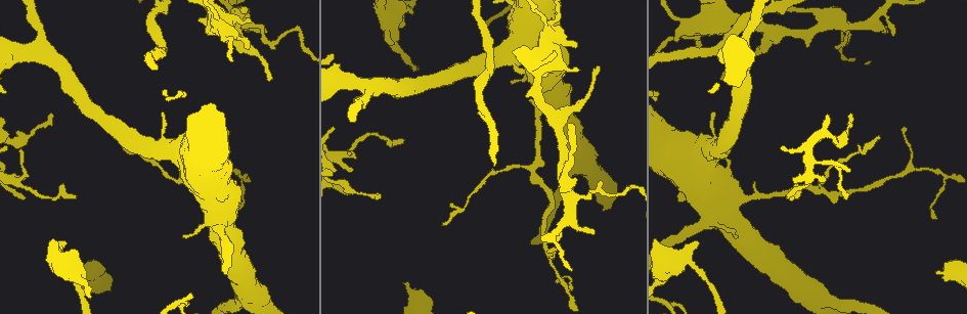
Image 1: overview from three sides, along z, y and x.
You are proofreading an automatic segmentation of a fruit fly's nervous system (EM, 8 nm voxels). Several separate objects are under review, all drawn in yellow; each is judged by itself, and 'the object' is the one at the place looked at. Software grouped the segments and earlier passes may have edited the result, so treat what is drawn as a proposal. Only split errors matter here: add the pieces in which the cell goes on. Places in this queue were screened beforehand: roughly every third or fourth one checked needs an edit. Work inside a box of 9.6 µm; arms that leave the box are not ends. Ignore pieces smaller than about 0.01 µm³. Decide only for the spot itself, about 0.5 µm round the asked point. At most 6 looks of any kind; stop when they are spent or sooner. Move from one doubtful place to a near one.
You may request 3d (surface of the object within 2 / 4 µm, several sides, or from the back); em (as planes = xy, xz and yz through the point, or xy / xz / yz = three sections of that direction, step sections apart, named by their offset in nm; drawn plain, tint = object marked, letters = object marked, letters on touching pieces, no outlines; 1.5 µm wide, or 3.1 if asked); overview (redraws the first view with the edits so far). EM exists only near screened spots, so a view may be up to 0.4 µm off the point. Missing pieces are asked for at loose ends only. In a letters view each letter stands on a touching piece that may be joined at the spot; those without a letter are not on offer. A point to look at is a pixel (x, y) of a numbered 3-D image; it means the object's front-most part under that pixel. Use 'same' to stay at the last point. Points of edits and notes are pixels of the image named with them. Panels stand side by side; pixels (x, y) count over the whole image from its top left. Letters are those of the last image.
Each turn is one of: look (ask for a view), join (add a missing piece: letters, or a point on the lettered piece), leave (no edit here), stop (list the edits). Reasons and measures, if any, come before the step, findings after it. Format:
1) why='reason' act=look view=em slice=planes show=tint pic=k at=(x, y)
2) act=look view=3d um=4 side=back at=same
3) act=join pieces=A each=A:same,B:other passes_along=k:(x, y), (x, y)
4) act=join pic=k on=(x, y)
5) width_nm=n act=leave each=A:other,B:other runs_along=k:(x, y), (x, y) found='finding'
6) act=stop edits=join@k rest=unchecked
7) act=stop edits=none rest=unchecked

why='free end' act=look view=em slice=planes show=letters pic=1 at=(269, 81)

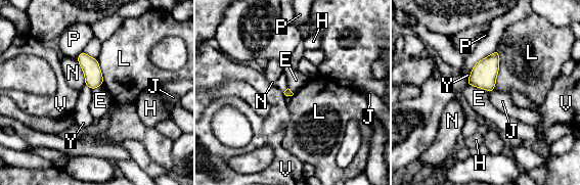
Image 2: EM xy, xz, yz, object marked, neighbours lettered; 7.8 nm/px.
longest_contact=L:320nm act=leave each=E:other,H:other,J:other,L:other,N:other,P:other,V:other,Y:other found='no lettered piece goes on from it'

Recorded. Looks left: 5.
why='thin end' act=look view=em slice=planes show=letters pic=1 at=(555, 282)

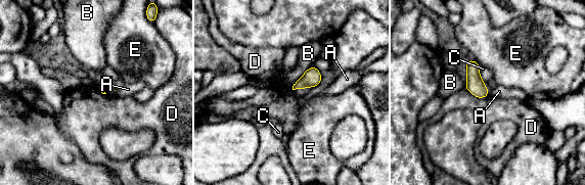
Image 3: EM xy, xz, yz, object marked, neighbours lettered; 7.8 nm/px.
act=leave each=A:other,B:other,C:other,D:other,E:other border=3:(464, 88), (478, 97), (487, 96) found='no lettered piece goes on from it'

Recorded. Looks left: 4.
why='free end' act=look view=3d um=2 pic=1 at=(25, 179)

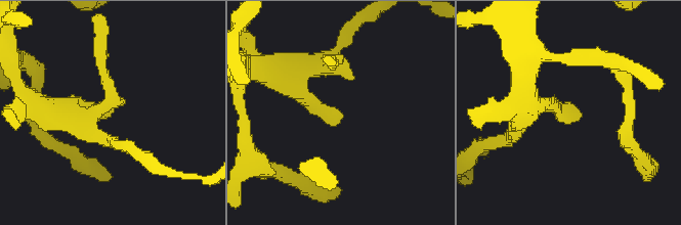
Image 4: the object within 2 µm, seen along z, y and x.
act=look view=em slice=planes show=letters pic=4 at=(339, 120)

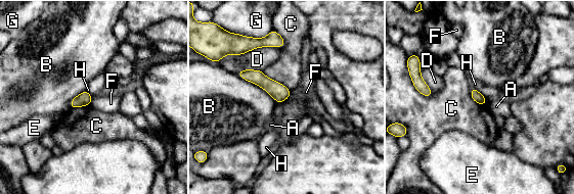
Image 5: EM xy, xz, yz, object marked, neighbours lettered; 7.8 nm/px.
act=leave each=A:other,B:other,C:other,D:other,E:other,F:other,G:other,H:other border=5:(93, 97), (89, 104) found='none of them fits'

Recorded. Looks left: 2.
act=stop edits=none rest=unchecked

